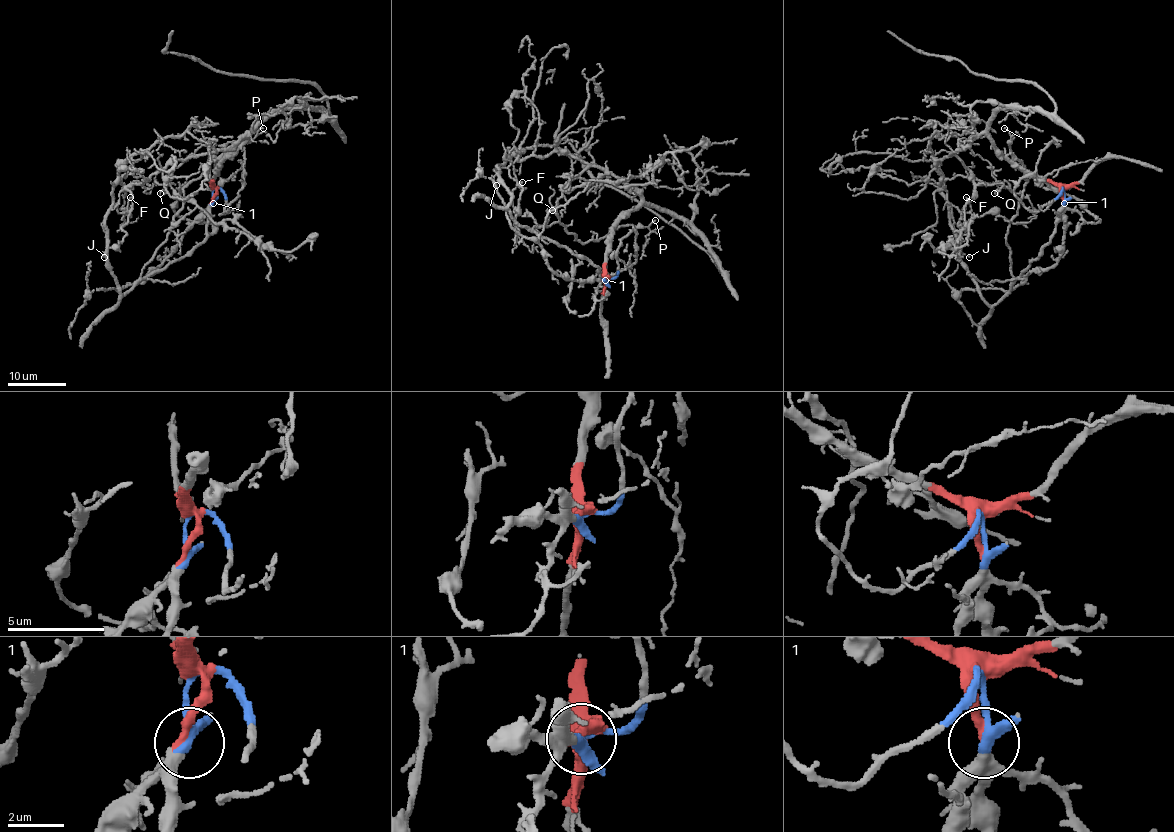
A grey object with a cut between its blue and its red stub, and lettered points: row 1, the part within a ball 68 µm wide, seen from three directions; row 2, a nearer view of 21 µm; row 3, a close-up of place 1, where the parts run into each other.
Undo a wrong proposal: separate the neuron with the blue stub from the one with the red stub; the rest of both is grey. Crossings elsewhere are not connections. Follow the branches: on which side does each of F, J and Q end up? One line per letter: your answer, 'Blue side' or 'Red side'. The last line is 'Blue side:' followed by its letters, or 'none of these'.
F: Red side
J: Blue side
Q: Red side
Blue side: J

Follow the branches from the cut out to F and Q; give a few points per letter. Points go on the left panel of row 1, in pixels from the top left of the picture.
F: (216, 188), (214, 173), (248, 134), (128, 185), (117, 211), (125, 213), (131, 197)
Q: (216, 188), (214, 173), (248, 134), (231, 147), (191, 154), (173, 170), (160, 194)

